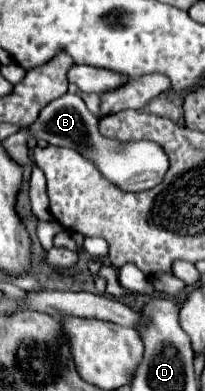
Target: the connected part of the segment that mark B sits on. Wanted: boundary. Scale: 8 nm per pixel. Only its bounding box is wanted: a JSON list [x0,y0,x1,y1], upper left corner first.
[29,93,169,193]

